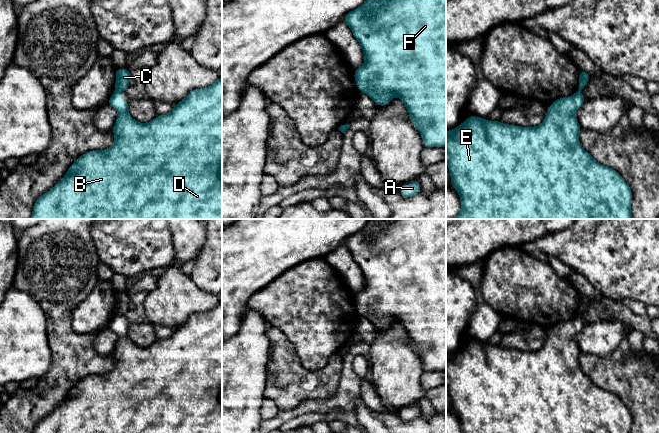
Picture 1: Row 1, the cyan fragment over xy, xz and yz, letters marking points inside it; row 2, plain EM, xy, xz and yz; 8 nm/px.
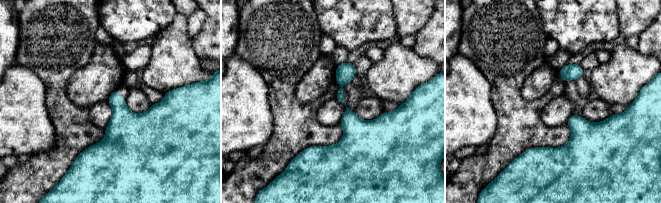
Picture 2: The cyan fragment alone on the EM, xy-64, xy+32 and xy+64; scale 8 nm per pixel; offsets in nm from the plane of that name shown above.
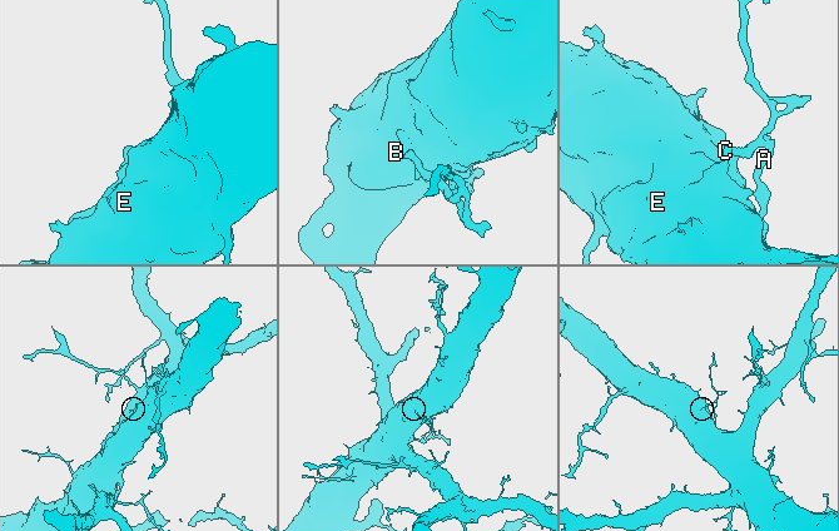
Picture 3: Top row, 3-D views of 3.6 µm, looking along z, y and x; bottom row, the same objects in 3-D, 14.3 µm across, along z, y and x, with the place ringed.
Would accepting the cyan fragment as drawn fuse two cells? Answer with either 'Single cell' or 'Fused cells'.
Fused cells

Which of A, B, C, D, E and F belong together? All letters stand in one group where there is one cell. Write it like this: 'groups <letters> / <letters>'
groups A C / B D E F

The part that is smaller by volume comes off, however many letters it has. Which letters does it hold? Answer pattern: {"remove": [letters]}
{"remove": ["A", "C"]}

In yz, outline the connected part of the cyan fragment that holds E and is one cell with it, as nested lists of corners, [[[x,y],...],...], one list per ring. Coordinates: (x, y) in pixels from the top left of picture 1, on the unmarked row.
[[[580,315],[572,320],[562,321],[547,331],[546,342],[536,351],[520,351],[502,348],[499,344],[487,345],[486,342],[469,340],[453,354],[446,356],[446,387],[451,399],[451,409],[461,423],[461,433],[631,433],[633,418],[631,412],[622,400],[612,392],[598,387],[579,367],[579,357],[582,352],[574,340],[582,331],[585,323]]]

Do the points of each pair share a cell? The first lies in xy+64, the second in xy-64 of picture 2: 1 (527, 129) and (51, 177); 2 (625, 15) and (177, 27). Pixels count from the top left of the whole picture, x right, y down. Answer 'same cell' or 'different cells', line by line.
1: same cell
2: different cells

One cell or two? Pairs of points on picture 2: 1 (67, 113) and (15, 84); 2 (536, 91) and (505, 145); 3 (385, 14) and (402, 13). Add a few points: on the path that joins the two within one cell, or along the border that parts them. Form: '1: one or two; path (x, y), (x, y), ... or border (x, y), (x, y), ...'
1: two; border (39, 78), (45, 89), (45, 106), (52, 123)
2: two; border (551, 87), (545, 95), (532, 100), (520, 94)
3: two; border (393, 10), (397, 33)

